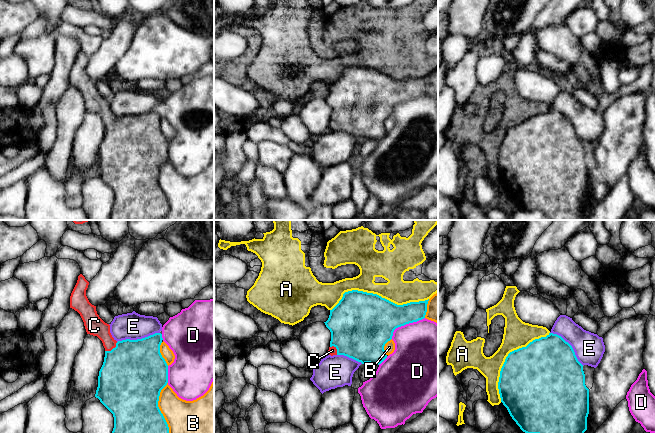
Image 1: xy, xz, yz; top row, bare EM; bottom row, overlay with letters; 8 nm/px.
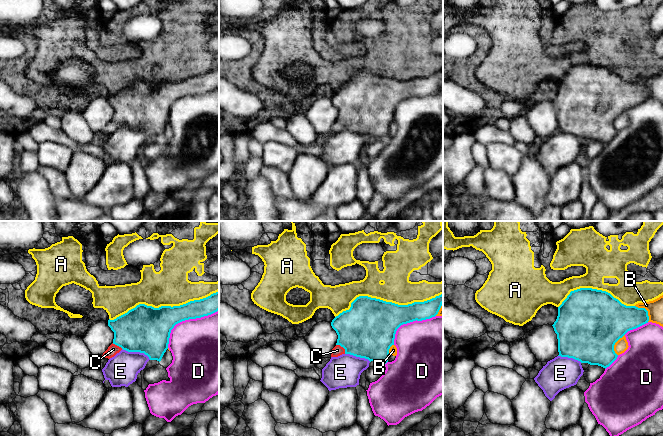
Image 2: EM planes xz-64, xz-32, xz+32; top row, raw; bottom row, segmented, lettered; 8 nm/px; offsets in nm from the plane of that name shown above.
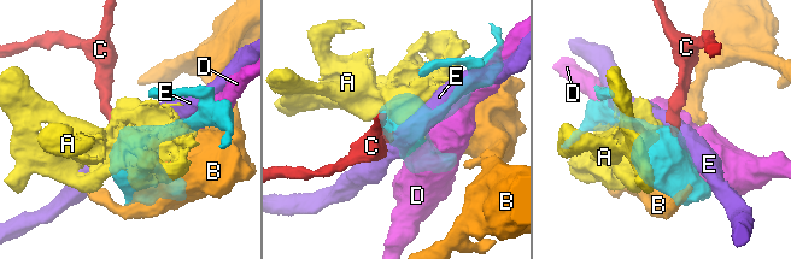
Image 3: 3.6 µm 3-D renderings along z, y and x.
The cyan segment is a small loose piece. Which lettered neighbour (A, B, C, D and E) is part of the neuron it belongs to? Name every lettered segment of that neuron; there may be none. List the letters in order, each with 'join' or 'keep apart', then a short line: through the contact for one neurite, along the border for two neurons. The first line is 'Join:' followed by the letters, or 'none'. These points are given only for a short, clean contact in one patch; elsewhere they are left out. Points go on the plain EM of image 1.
Join: C
A: keep apart
B: keep apart
C: join | xy (133, 148), (113, 124), (106, 113), (94, 101)
D: keep apart
E: keep apart

